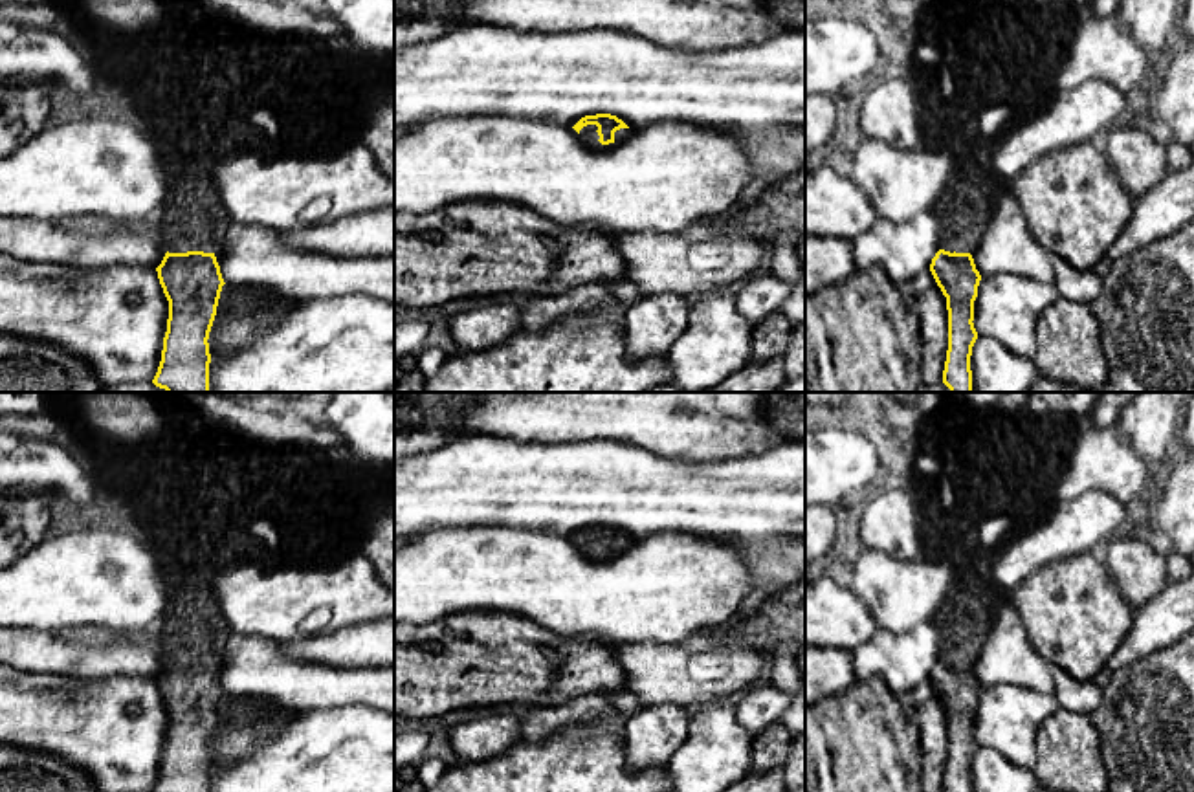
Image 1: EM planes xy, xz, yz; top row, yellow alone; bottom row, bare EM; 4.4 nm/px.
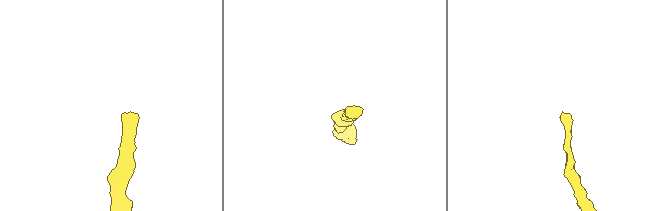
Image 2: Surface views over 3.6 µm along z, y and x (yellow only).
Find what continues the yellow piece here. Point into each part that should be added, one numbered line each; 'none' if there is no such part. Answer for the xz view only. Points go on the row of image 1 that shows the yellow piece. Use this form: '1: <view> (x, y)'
1: xz (589, 134)

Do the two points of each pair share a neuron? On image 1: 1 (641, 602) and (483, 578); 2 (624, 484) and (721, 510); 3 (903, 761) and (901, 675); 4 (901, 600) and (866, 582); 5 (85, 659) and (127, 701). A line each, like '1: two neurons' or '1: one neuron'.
1: one neuron
2: one neuron
3: two neurons
4: one neuron
5: two neurons

